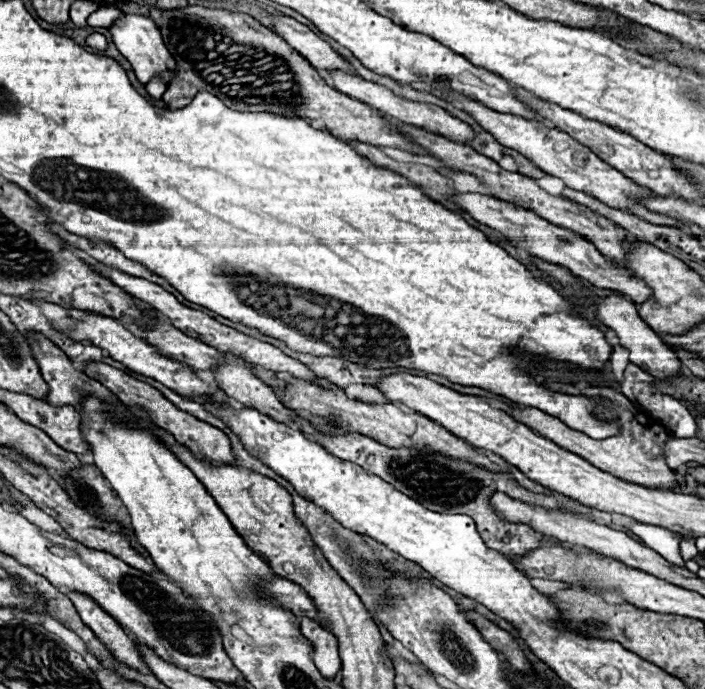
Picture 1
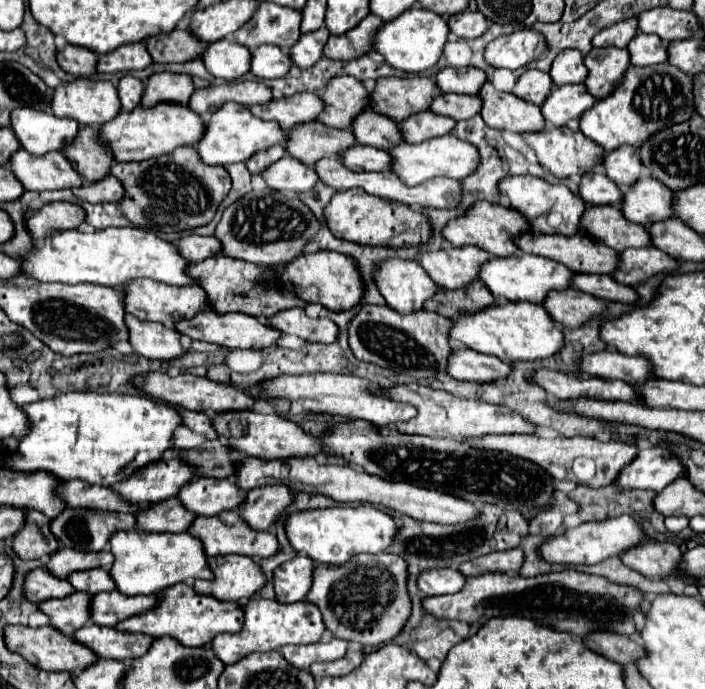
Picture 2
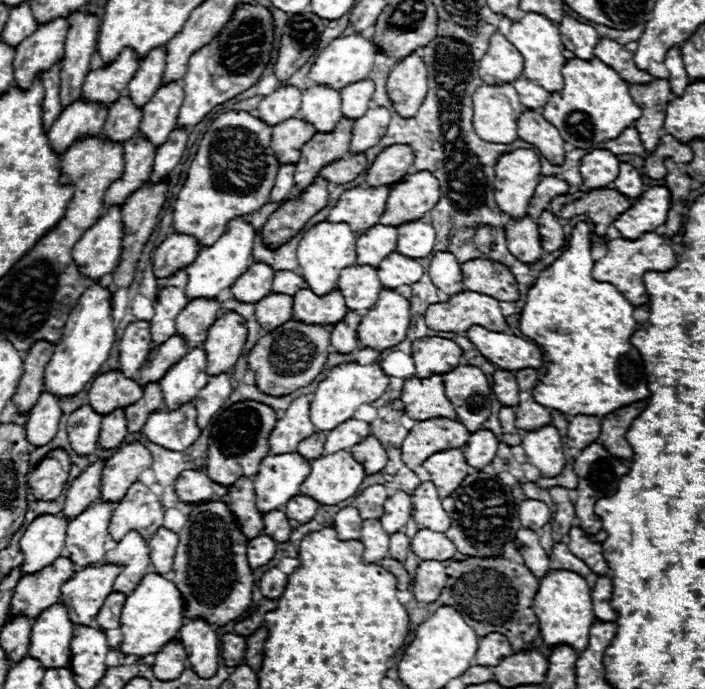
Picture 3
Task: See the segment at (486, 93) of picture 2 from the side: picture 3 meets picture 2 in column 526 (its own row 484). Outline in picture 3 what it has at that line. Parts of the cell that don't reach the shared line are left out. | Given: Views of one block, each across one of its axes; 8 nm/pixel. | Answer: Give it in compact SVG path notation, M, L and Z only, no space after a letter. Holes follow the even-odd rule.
M130 442L118 448L108 460L102 472L102 500L122 500L128 488L138 480L140 472L150 468L152 454L142 442Z

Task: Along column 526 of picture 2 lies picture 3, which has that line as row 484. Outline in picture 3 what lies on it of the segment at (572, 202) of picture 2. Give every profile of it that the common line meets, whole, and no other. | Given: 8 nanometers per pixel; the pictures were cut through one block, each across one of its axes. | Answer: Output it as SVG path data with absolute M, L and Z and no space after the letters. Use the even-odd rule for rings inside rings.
M186 470L176 480L176 496L184 504L200 504L220 500L228 494L228 488L216 484L208 478L206 472L200 470Z

